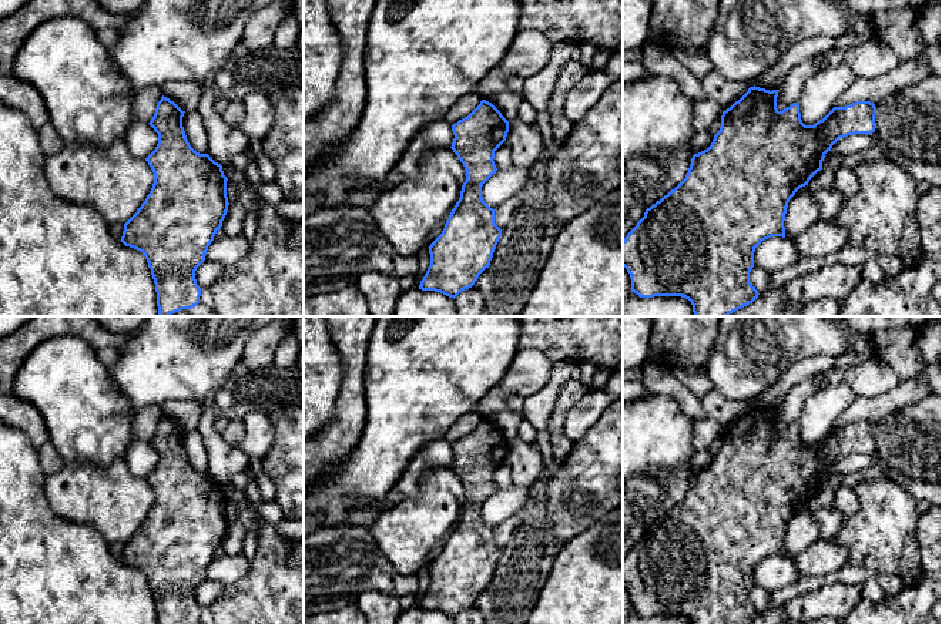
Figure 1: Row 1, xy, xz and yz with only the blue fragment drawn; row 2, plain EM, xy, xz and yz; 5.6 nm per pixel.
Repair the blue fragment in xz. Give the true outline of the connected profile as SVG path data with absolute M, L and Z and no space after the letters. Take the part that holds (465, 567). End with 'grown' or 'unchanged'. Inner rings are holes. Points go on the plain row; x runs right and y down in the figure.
M482 419L467 436L452 444L452 450L455 457L450 467L466 489L466 500L442 553L429 566L430 584L419 608L440 611L455 618L462 610L472 607L489 587L502 556L502 548L495 543L495 529L483 520L482 506L497 490L495 470L506 460L509 440L492 422Z; unchanged

